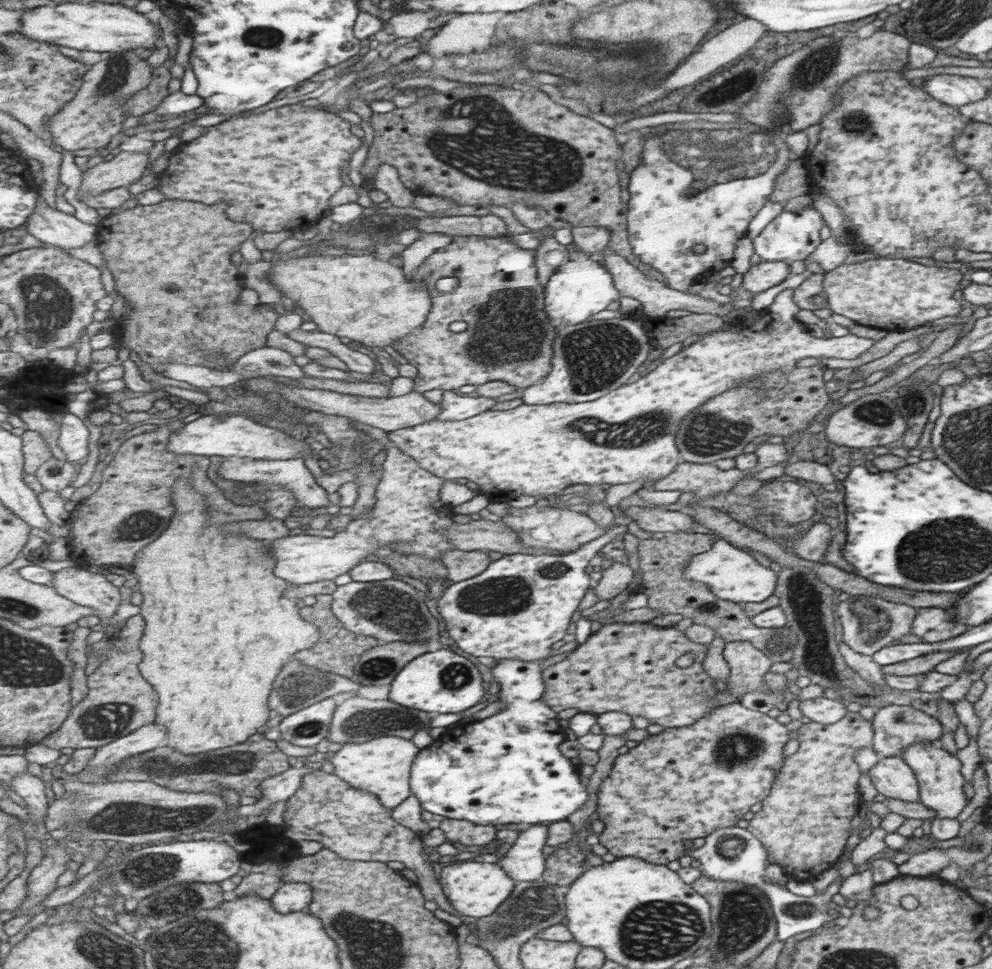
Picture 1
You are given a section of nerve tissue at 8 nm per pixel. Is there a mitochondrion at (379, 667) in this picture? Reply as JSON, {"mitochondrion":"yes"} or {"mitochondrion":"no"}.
{"mitochondrion":"yes"}

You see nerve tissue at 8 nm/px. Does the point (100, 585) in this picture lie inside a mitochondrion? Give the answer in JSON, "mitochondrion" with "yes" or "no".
{"mitochondrion":"no"}

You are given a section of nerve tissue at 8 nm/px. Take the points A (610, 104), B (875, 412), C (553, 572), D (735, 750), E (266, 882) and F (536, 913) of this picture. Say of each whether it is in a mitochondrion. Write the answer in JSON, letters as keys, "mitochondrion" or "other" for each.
{"A":"other","B":"mitochondrion","C":"mitochondrion","D":"mitochondrion","E":"other","F":"mitochondrion"}

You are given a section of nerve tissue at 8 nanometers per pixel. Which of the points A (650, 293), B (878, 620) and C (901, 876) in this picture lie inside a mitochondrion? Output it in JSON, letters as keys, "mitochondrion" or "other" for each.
{"A":"other","B":"mitochondrion","C":"other"}

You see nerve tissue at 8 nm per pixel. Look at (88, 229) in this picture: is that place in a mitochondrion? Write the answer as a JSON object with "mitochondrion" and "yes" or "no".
{"mitochondrion":"no"}

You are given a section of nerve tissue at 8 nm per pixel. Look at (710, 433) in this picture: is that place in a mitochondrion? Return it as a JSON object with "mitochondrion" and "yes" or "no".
{"mitochondrion":"yes"}

